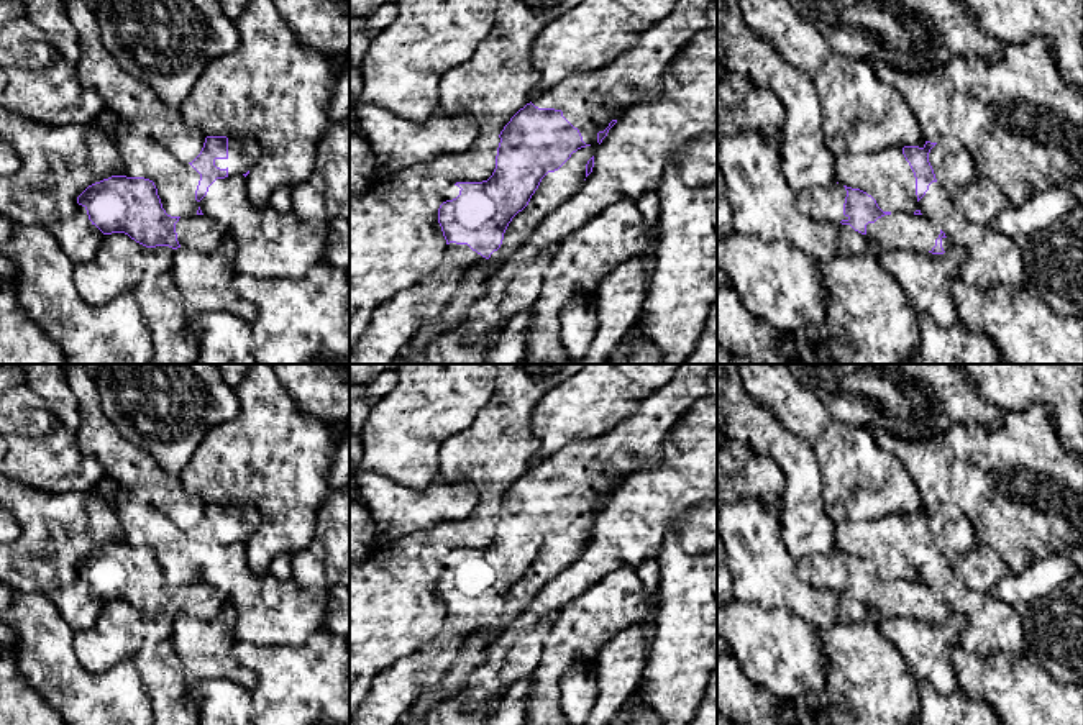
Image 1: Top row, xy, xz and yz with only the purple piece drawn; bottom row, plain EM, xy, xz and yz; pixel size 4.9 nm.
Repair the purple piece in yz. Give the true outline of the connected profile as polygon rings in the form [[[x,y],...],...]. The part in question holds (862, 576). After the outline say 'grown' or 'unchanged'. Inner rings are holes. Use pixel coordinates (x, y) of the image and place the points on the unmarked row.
[[[839,549],[801,558],[796,569],[799,577],[814,587],[850,592],[865,602],[880,622],[896,617],[944,622],[953,615],[945,600],[921,577],[883,579],[871,563]]]; grown

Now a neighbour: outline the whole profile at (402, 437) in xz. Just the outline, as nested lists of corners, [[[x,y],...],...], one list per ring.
[[[400,364],[399,382],[371,408],[361,431],[363,458],[358,464],[350,463],[350,499],[359,502],[359,471],[379,472],[407,487],[423,489],[440,474],[441,443],[468,428],[478,412],[487,404],[496,389],[496,364]]]

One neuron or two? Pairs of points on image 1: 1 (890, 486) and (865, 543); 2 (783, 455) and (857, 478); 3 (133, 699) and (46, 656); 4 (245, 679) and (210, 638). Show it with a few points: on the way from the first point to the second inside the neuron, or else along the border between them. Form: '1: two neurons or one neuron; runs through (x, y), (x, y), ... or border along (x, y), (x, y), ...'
1: two neurons; border along (903, 514), (865, 520), (844, 519), (837, 525)
2: two neurons; border along (796, 435), (813, 451), (826, 504)
3: one neuron; runs through (112, 699), (89, 699), (68, 678)
4: one neuron; runs through (235, 671), (212, 648)

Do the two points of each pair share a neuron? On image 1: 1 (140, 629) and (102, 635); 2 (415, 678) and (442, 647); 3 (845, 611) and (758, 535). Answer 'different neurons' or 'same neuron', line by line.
1: same neuron
2: same neuron
3: same neuron

